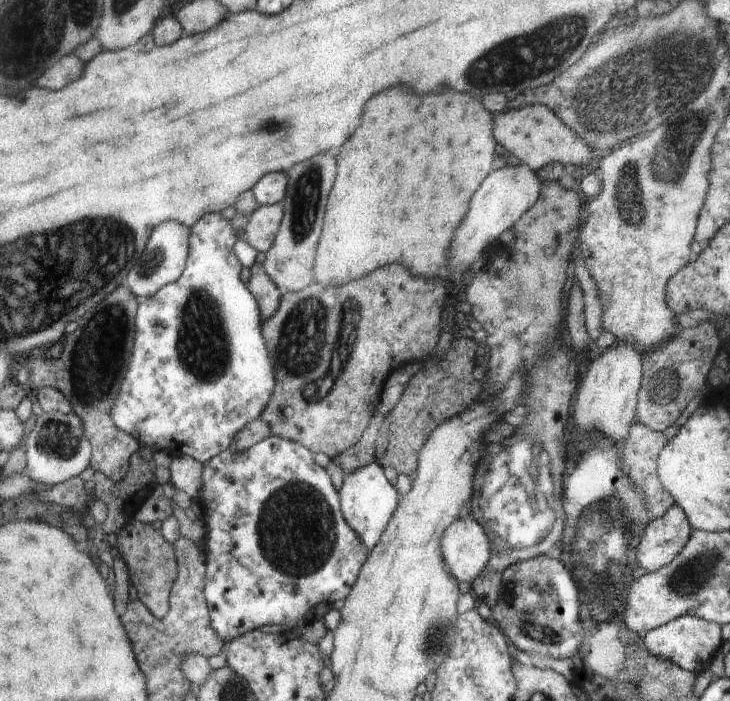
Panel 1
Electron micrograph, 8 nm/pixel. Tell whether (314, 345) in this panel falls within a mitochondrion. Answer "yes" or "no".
yes

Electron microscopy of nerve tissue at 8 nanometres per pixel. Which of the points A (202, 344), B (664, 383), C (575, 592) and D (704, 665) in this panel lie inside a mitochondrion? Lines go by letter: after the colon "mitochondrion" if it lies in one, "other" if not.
A: mitochondrion
B: mitochondrion
C: mitochondrion
D: other

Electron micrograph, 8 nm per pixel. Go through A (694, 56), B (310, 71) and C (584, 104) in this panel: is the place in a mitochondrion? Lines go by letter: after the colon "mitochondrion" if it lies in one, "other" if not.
A: mitochondrion
B: other
C: mitochondrion

